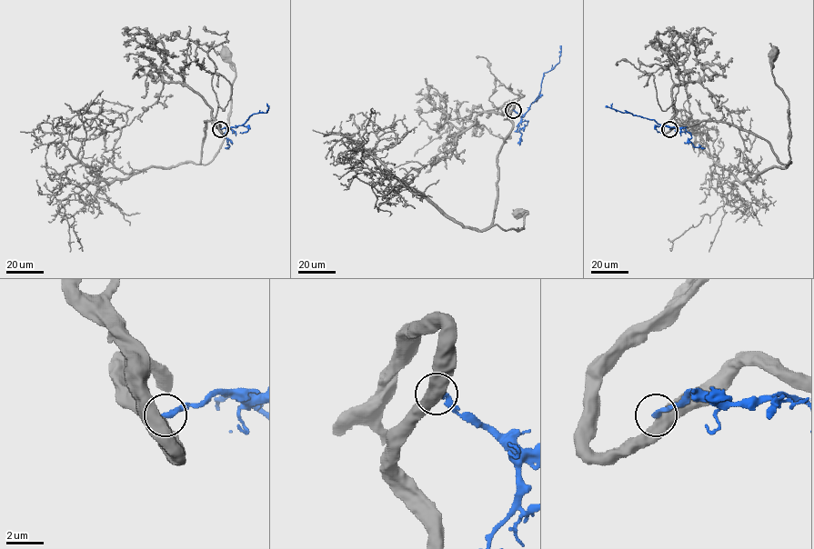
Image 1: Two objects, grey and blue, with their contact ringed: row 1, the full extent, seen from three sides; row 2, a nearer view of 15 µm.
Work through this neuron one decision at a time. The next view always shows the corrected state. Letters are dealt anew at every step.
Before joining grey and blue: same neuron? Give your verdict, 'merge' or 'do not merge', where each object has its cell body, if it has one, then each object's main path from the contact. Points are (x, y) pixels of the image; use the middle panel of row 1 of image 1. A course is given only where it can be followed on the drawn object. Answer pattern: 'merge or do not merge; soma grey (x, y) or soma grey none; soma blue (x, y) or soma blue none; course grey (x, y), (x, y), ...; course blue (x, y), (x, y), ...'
do not merge; soma grey (518, 214); soma blue none; course grey (513, 110), (509, 117), (512, 130), (497, 157), (493, 224), (505, 230), (523, 228), (527, 213), (518, 214); course blue (513, 110), (521, 115), (527, 111), (539, 94), (543, 74), (558, 62), (560, 45)

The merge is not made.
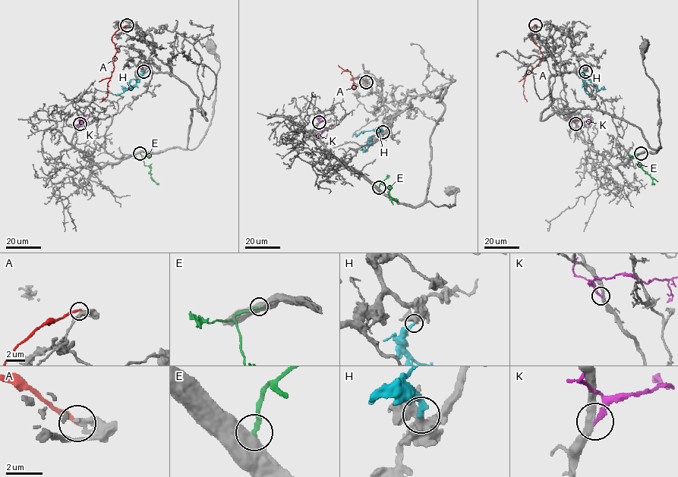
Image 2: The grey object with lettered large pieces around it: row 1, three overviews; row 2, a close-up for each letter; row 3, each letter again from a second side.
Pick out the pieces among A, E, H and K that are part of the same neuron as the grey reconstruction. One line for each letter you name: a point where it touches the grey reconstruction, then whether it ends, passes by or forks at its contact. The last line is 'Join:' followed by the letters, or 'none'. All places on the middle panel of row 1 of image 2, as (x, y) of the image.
H: (383, 132) | it ends
Join: H

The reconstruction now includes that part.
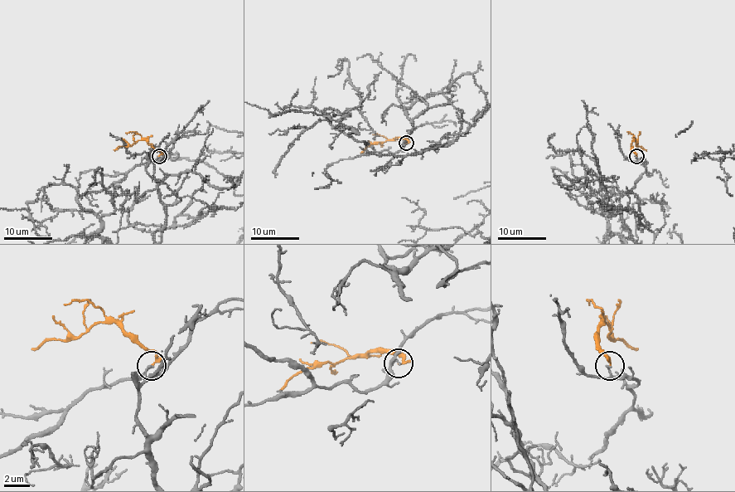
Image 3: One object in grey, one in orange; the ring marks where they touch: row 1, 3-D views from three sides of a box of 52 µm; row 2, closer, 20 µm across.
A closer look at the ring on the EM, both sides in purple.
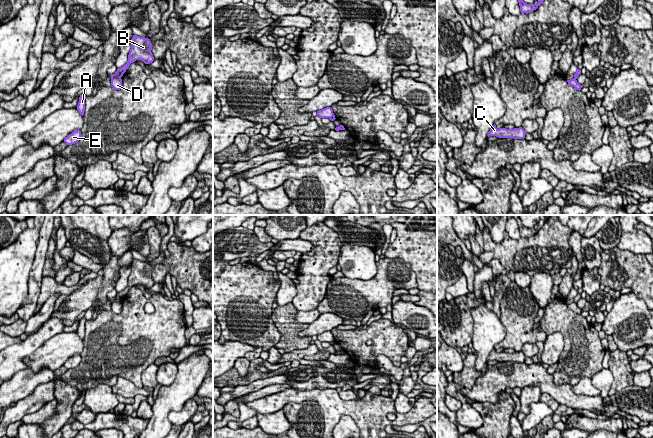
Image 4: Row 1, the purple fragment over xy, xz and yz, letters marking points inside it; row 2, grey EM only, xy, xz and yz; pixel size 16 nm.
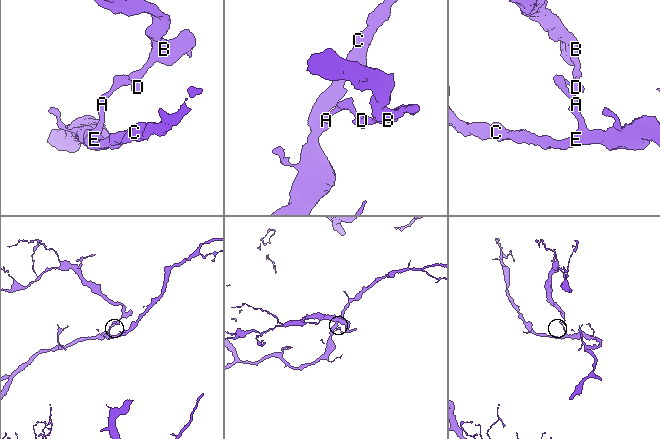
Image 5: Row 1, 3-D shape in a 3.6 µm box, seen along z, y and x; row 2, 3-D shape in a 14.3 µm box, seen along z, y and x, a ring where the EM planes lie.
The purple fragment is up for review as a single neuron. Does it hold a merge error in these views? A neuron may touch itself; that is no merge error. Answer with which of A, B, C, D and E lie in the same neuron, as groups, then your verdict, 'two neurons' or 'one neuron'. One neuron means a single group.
A C D E / B | two neurons

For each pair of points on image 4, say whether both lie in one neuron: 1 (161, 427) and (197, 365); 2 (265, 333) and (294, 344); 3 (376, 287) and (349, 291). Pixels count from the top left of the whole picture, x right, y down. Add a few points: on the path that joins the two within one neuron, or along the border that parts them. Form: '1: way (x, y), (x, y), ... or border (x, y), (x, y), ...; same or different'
1: way (161, 412), (161, 408), (188, 380); same
2: border (270, 316), (280, 333), (280, 340), (275, 346); different
3: way (369, 291), (356, 291); same

